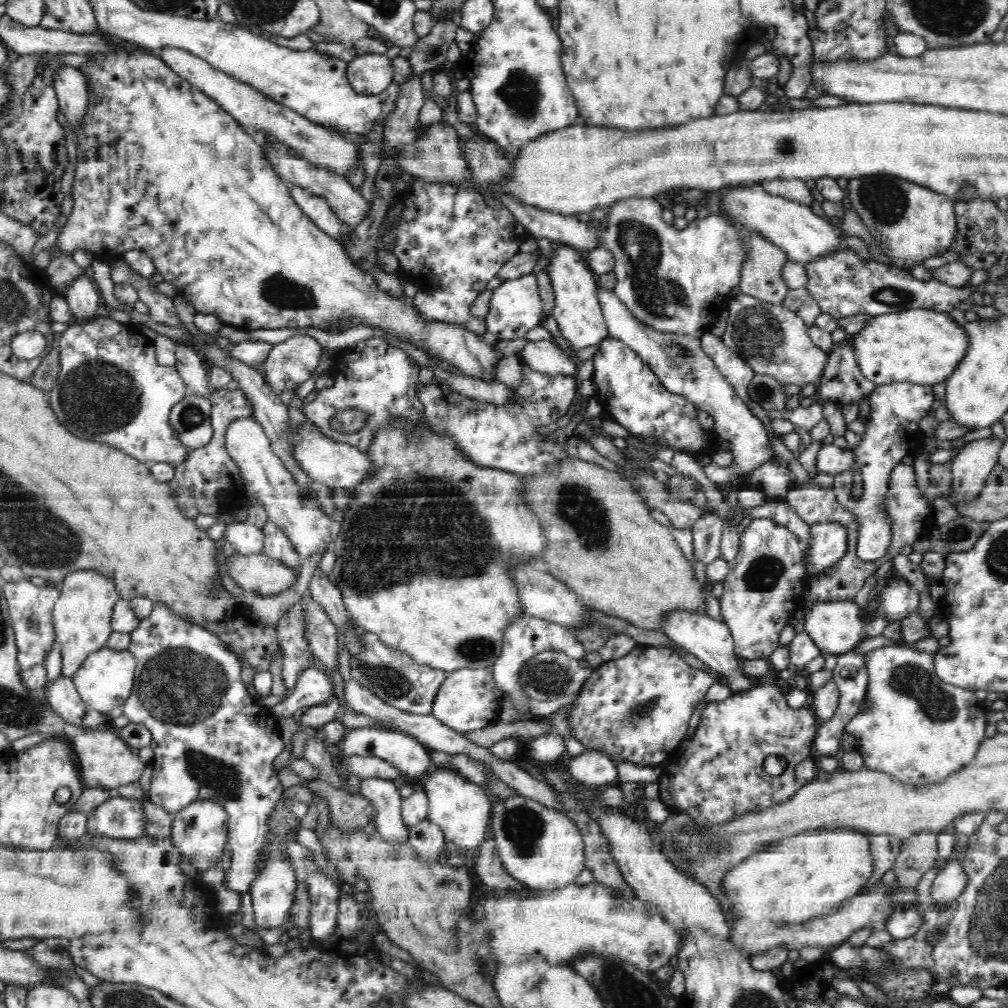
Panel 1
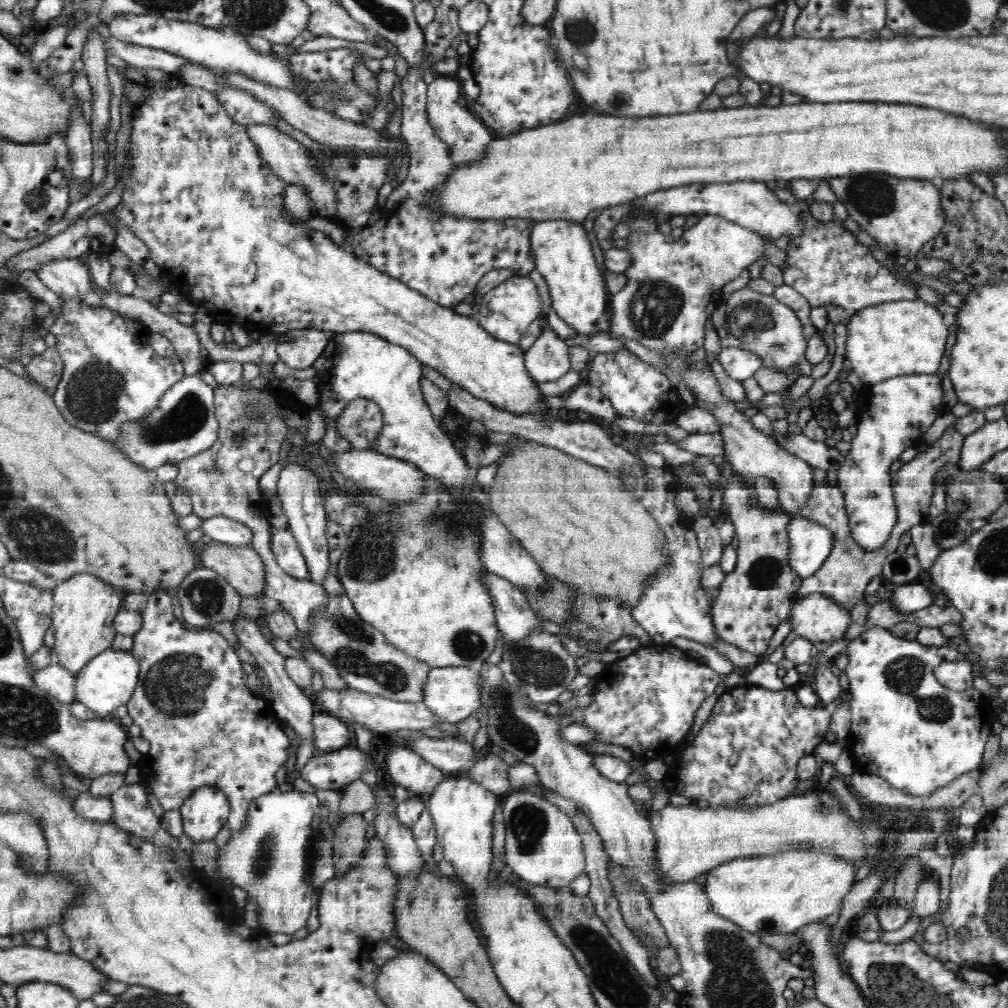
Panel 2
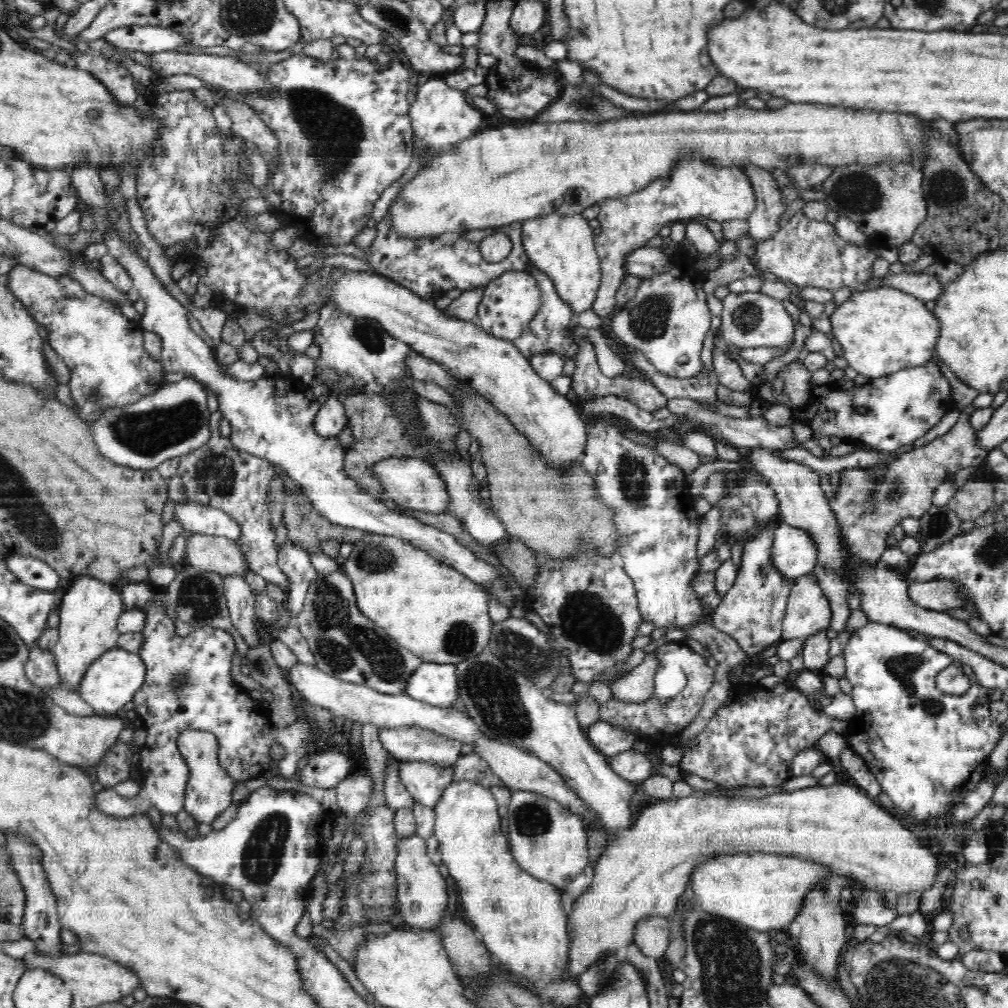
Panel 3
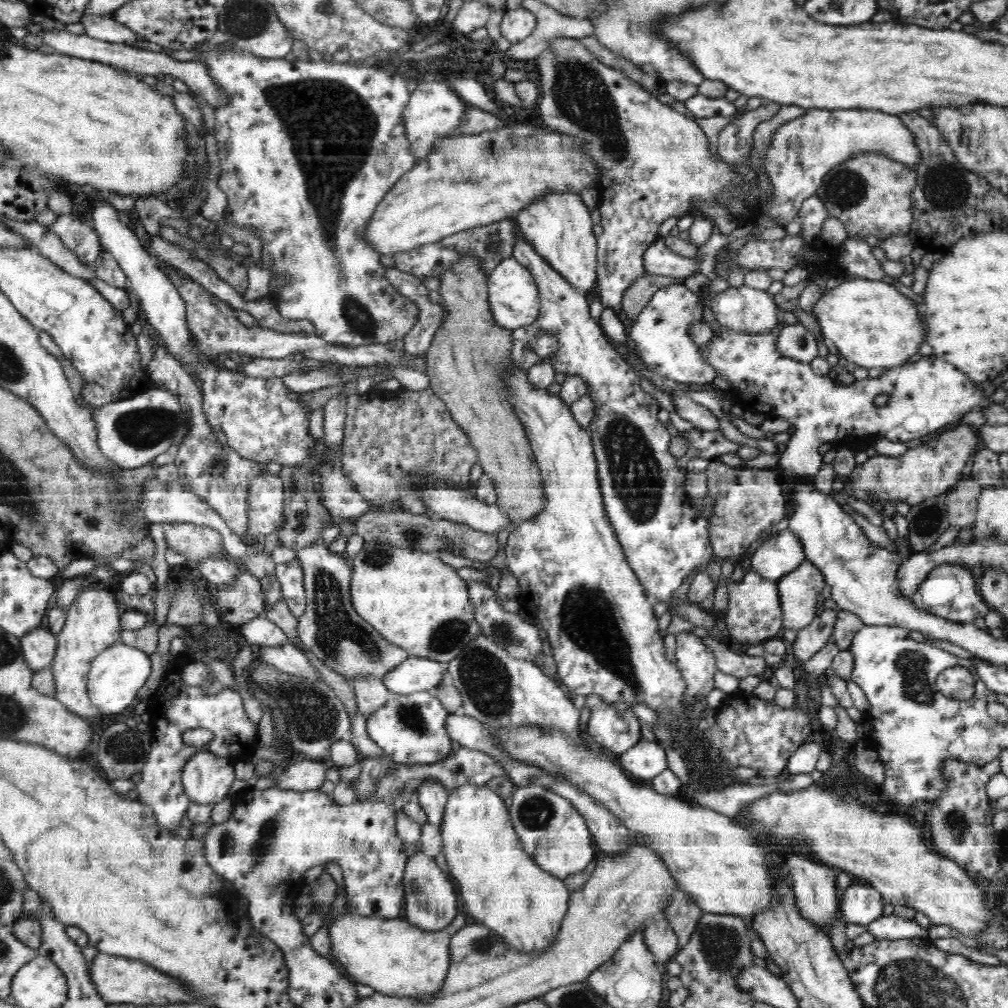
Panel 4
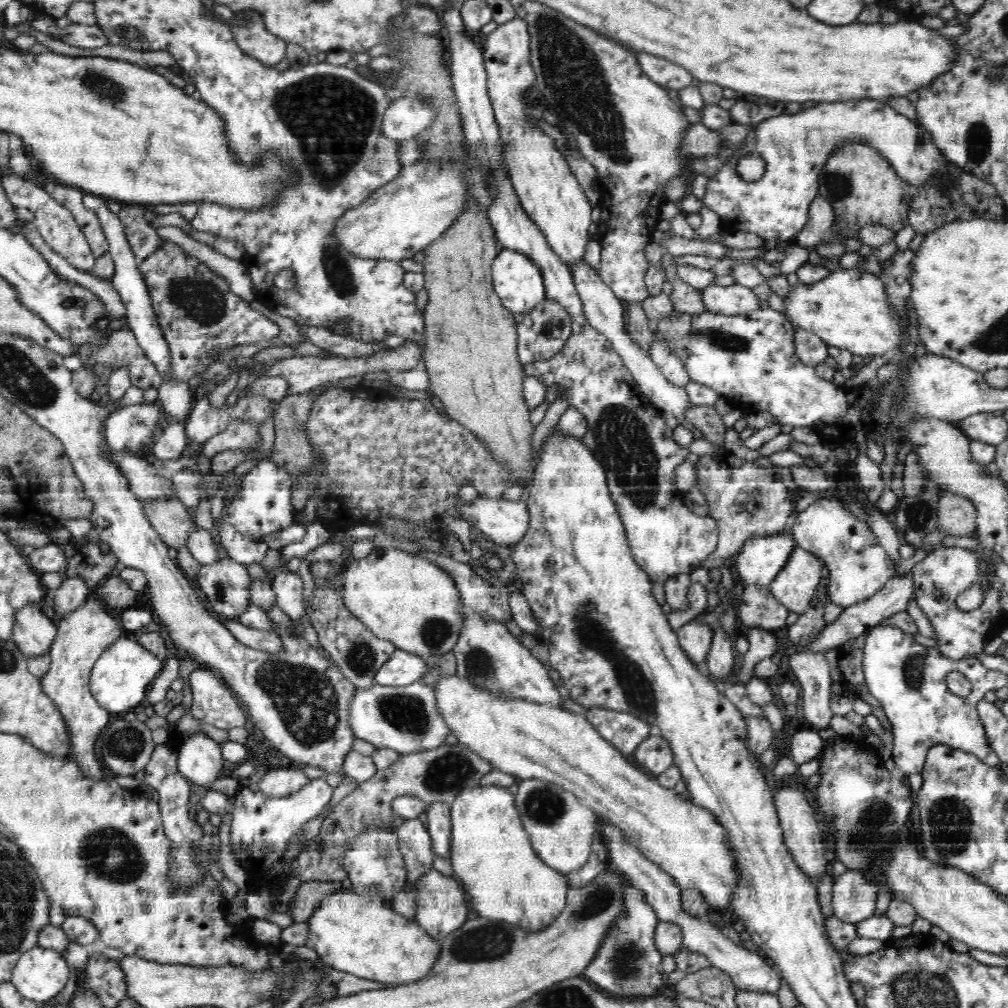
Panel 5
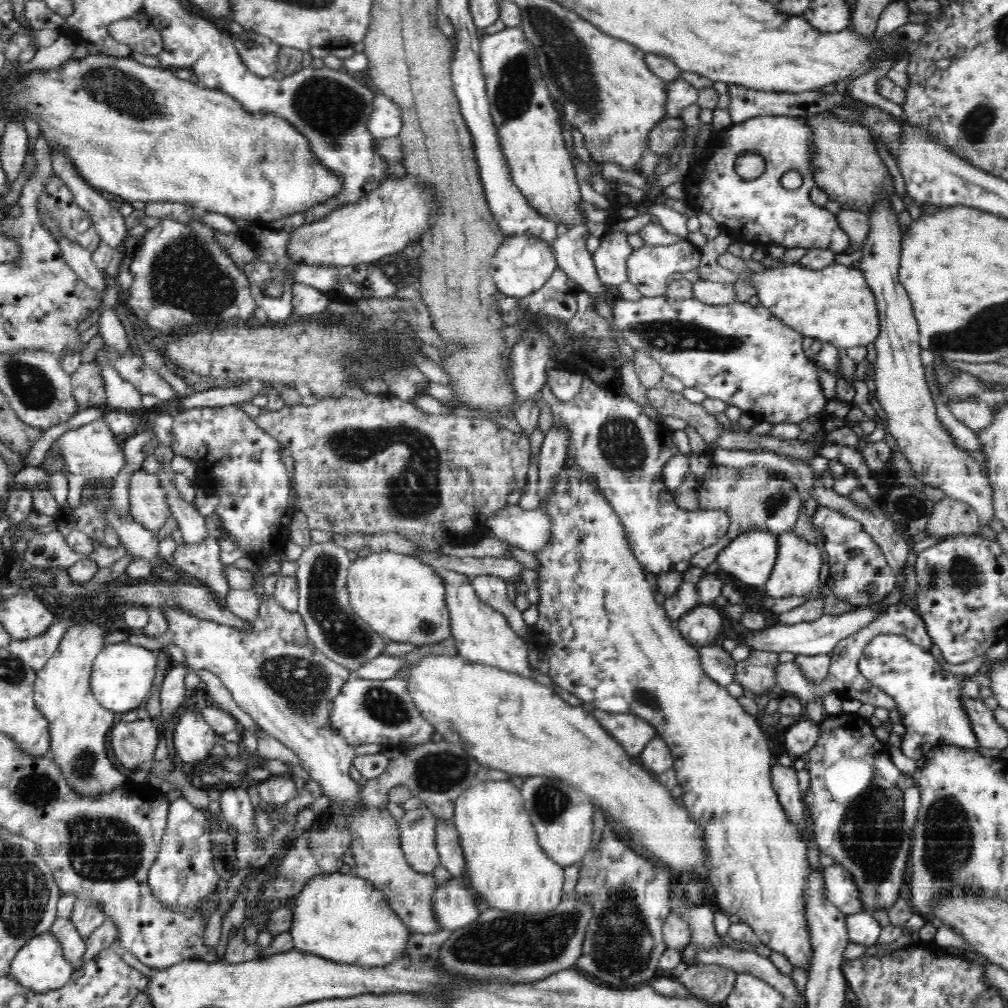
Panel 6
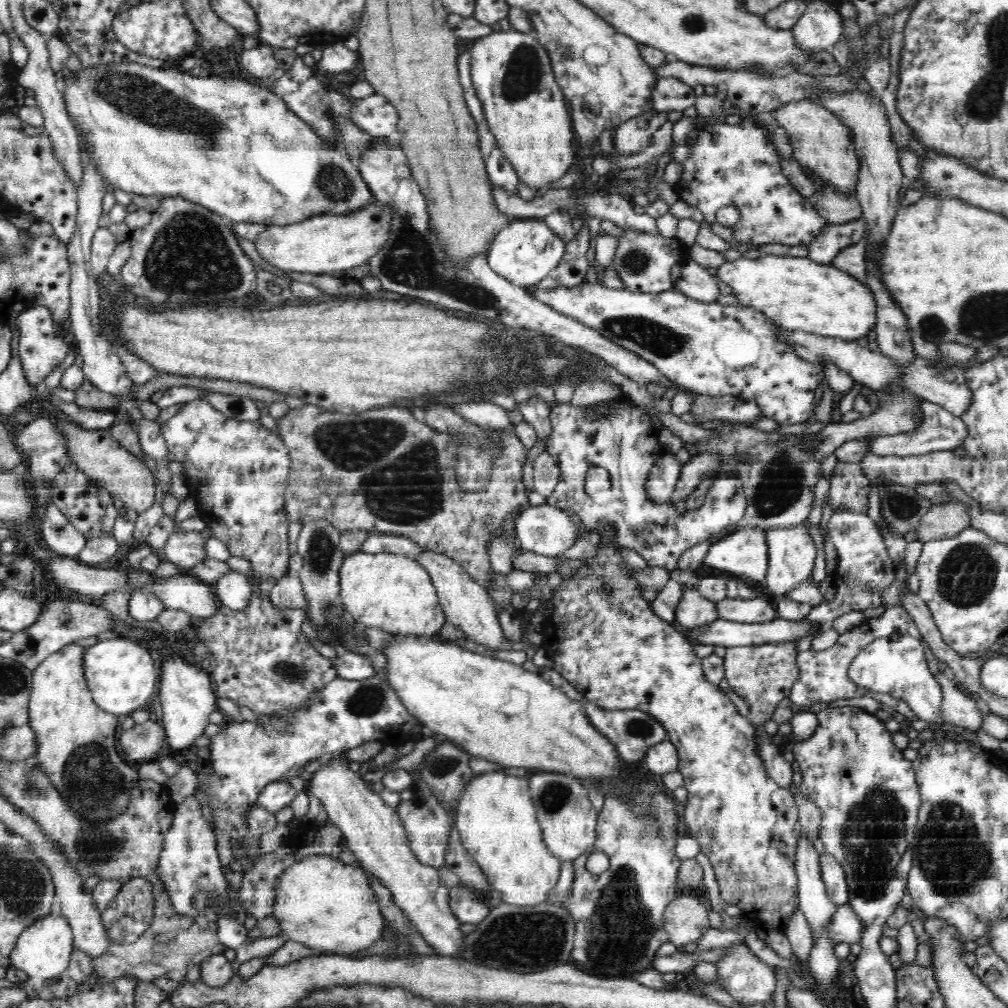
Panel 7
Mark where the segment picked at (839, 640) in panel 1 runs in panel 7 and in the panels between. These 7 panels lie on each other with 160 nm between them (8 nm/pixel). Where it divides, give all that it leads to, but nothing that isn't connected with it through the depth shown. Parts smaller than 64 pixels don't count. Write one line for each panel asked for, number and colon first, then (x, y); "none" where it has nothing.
2: (817, 618)
3: (808, 612)
4: (799, 591)
5: (796, 586)
6: (795, 574)
7: (791, 551)

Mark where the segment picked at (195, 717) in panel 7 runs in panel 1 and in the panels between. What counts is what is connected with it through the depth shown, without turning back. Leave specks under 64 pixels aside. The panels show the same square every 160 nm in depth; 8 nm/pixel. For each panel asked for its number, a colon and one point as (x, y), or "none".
1: (200, 830)
2: (205, 813)
3: (209, 790)
4: (207, 778)
5: (200, 761)
6: (194, 739)

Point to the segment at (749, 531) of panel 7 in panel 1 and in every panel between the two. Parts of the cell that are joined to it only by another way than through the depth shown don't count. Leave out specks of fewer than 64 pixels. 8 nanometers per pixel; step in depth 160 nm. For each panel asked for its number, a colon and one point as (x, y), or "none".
1: (828, 541)
2: (808, 543)
3: (793, 552)
4: (777, 554)
5: (759, 560)
6: (750, 557)

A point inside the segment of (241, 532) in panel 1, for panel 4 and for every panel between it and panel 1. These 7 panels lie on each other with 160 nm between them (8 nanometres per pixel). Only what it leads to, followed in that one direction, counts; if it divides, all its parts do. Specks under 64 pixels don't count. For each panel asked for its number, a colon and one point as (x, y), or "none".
2: (221, 529)
3: (194, 517)
4: (163, 502)

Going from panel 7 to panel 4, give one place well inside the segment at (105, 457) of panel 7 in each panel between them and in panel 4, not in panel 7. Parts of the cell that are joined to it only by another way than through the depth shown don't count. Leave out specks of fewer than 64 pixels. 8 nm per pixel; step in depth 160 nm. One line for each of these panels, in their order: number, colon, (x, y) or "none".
4: (194, 542)
5: (170, 518)
6: (148, 506)

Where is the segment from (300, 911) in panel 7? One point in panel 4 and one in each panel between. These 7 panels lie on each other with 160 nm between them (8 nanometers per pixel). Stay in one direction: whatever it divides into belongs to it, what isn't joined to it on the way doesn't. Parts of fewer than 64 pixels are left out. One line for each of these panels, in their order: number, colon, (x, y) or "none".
4: (394, 957)
5: (362, 935)
6: (339, 917)

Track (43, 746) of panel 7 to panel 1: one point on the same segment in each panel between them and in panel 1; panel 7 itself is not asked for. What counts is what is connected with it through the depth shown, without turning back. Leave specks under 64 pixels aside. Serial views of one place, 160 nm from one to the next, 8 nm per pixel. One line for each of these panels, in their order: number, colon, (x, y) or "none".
1: (82, 613)
2: (84, 607)
3: (89, 609)
4: (93, 623)
5: (82, 636)
6: (78, 724)

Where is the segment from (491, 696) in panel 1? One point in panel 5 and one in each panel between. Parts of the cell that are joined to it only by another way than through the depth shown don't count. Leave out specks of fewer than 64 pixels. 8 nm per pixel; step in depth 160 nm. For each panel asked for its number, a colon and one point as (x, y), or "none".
2: (452, 693)
3: (436, 684)
4: (416, 674)
5: (404, 667)

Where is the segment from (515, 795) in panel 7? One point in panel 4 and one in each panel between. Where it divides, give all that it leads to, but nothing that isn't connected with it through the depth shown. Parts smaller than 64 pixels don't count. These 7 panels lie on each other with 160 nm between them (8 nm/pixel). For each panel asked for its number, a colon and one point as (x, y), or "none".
4: (502, 888)
5: (492, 855)
6: (505, 864)

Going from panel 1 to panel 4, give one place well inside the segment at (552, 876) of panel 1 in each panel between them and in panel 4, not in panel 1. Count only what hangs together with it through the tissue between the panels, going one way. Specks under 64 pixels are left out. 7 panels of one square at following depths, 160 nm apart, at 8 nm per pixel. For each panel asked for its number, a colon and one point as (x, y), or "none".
2: (542, 846)
3: (548, 841)
4: (555, 835)

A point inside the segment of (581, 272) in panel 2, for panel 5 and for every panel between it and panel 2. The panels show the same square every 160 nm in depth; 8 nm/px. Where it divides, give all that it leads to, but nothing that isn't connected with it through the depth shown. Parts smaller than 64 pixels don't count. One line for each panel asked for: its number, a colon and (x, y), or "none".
3: (563, 246)
4: (558, 225)
5: (548, 191)

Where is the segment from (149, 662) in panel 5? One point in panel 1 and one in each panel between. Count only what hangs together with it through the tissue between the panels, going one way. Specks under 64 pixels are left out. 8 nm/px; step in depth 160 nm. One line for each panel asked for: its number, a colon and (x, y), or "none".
1: (106, 678)
2: (108, 681)
3: (113, 679)
4: (116, 674)

